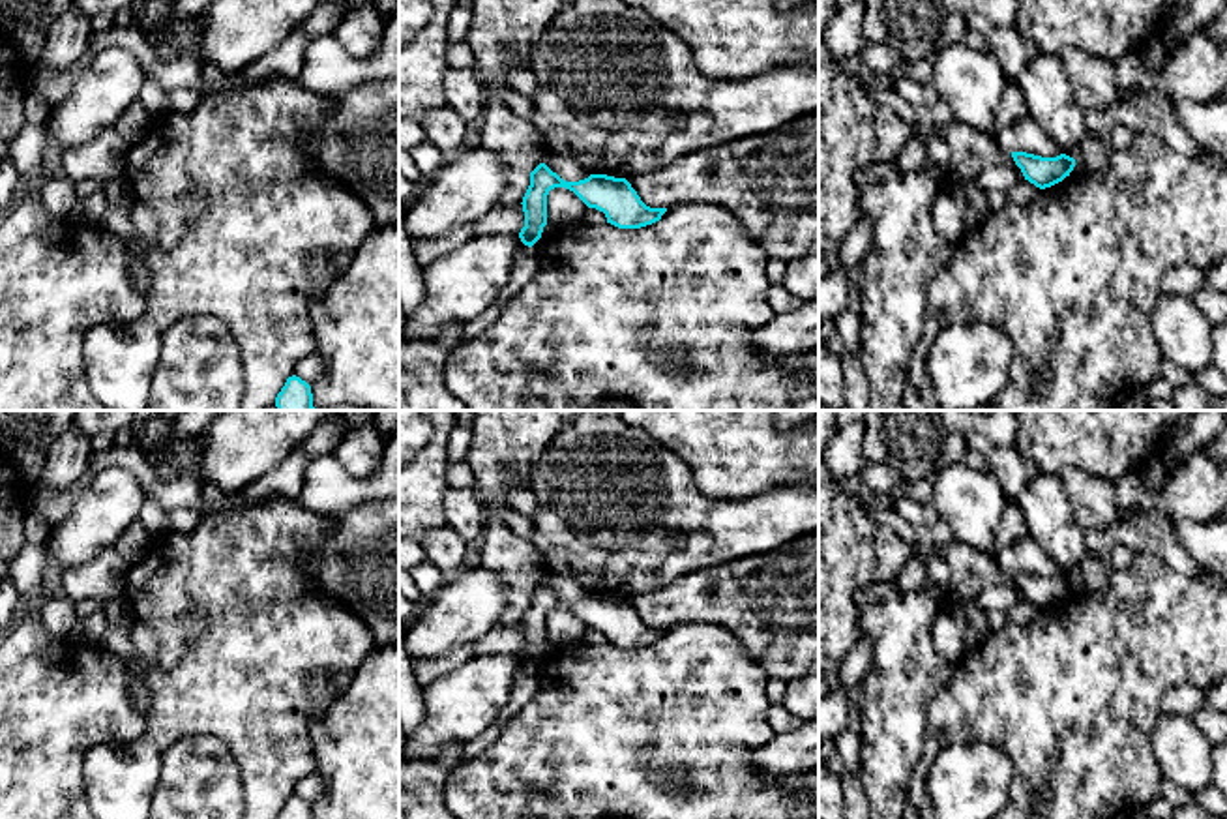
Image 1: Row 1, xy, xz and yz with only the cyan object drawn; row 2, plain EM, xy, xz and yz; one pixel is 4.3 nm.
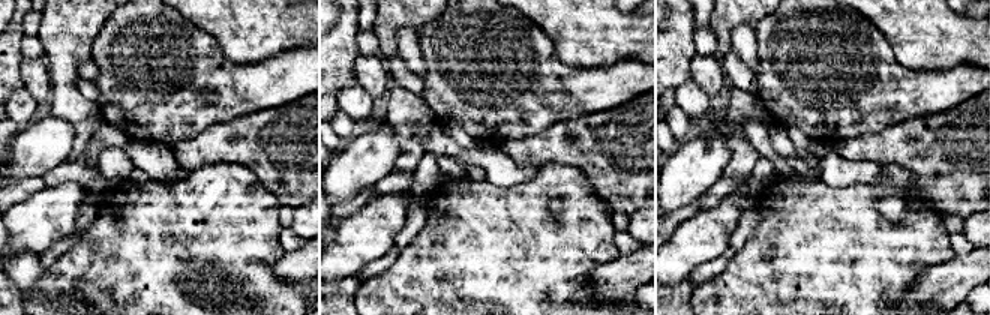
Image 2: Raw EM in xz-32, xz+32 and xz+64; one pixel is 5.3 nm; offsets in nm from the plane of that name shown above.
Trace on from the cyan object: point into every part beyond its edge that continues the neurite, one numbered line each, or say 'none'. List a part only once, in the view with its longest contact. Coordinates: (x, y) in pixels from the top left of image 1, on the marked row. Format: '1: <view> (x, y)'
none

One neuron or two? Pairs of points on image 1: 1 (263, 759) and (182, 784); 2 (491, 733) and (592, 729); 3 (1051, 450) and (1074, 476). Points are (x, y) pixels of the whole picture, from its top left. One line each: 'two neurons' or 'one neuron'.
1: two neurons
2: two neurons
3: two neurons

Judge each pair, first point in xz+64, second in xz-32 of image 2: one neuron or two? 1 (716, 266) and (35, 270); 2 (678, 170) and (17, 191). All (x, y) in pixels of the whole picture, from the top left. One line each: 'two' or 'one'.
1: two
2: two

